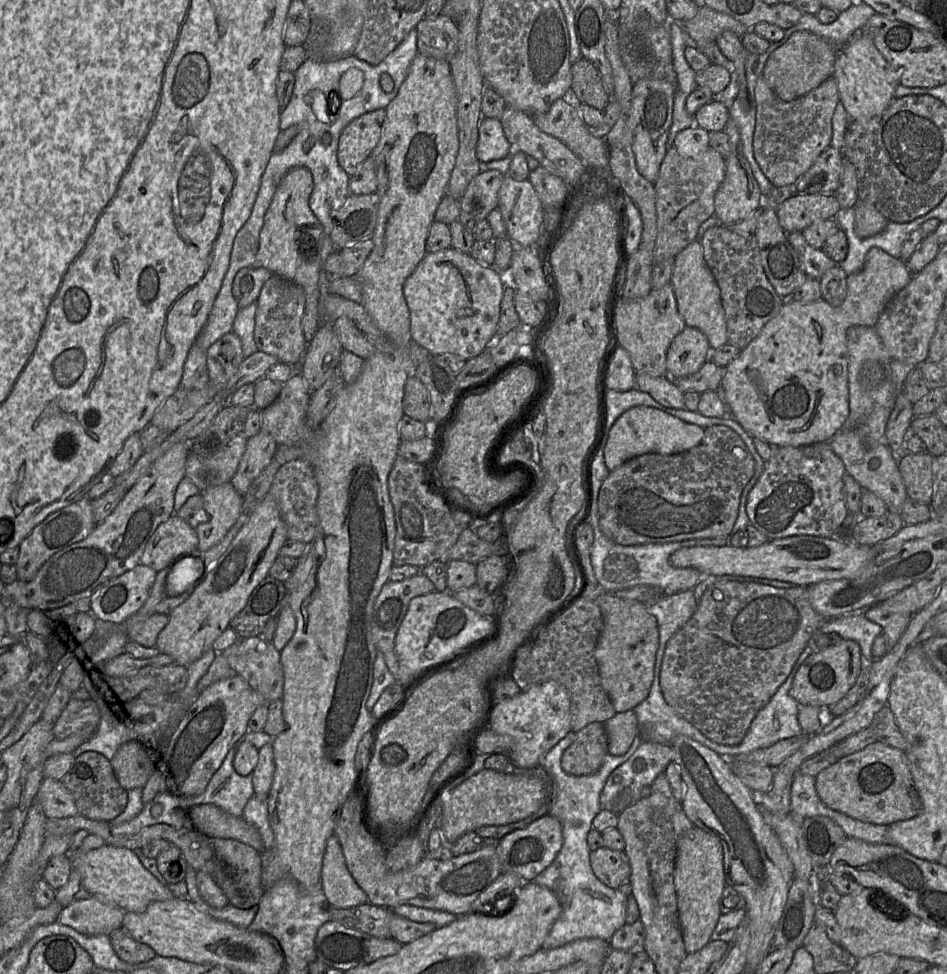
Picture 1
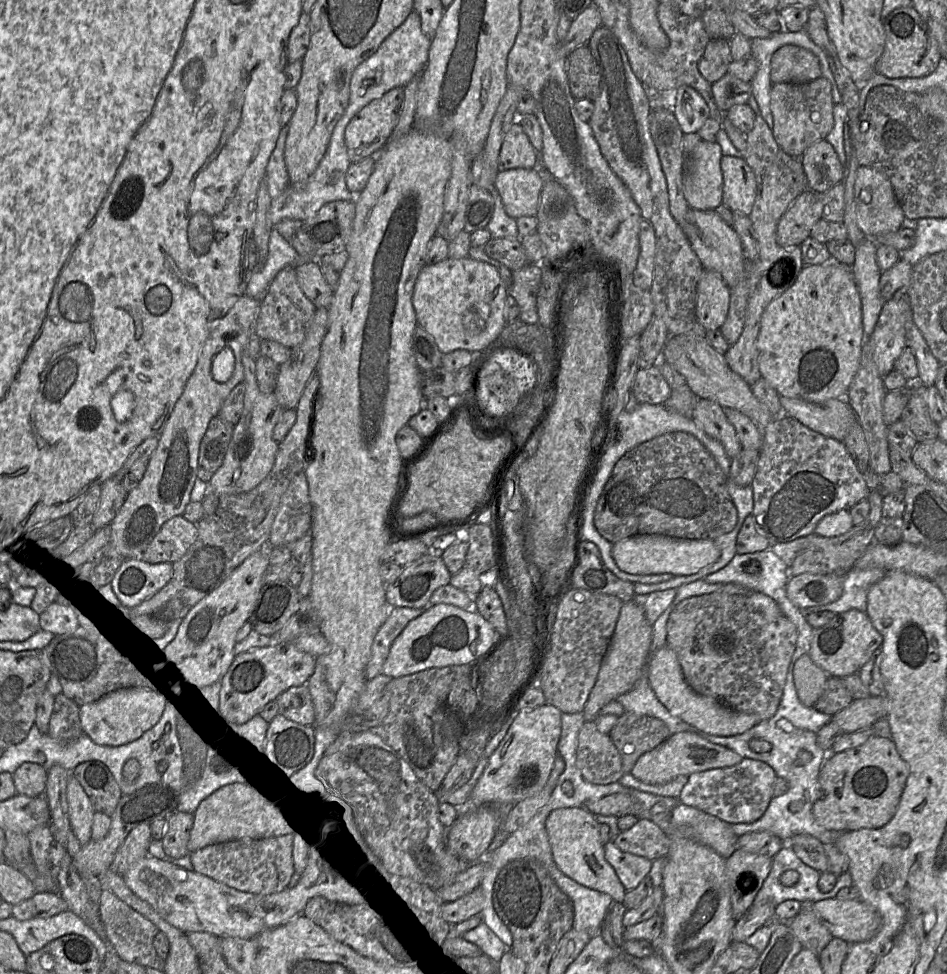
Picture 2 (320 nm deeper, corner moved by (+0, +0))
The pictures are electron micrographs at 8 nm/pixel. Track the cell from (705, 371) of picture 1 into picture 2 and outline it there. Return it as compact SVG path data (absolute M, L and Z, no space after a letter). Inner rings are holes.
M658 366L640 368L634 378L632 393L639 403L664 404L671 394L671 387Z

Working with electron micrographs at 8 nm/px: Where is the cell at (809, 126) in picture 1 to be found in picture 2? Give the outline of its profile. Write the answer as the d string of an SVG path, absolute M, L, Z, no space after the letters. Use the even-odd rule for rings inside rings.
M822 76L807 83L773 84L770 90L770 109L775 141L786 154L800 159L809 146L825 139L833 129L833 108L831 84Z

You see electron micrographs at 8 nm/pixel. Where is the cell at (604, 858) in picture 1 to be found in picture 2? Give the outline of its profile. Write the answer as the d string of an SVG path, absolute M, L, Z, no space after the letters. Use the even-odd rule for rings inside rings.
M613 840L604 845L604 853L626 891L635 889L652 868L651 860L621 851Z

